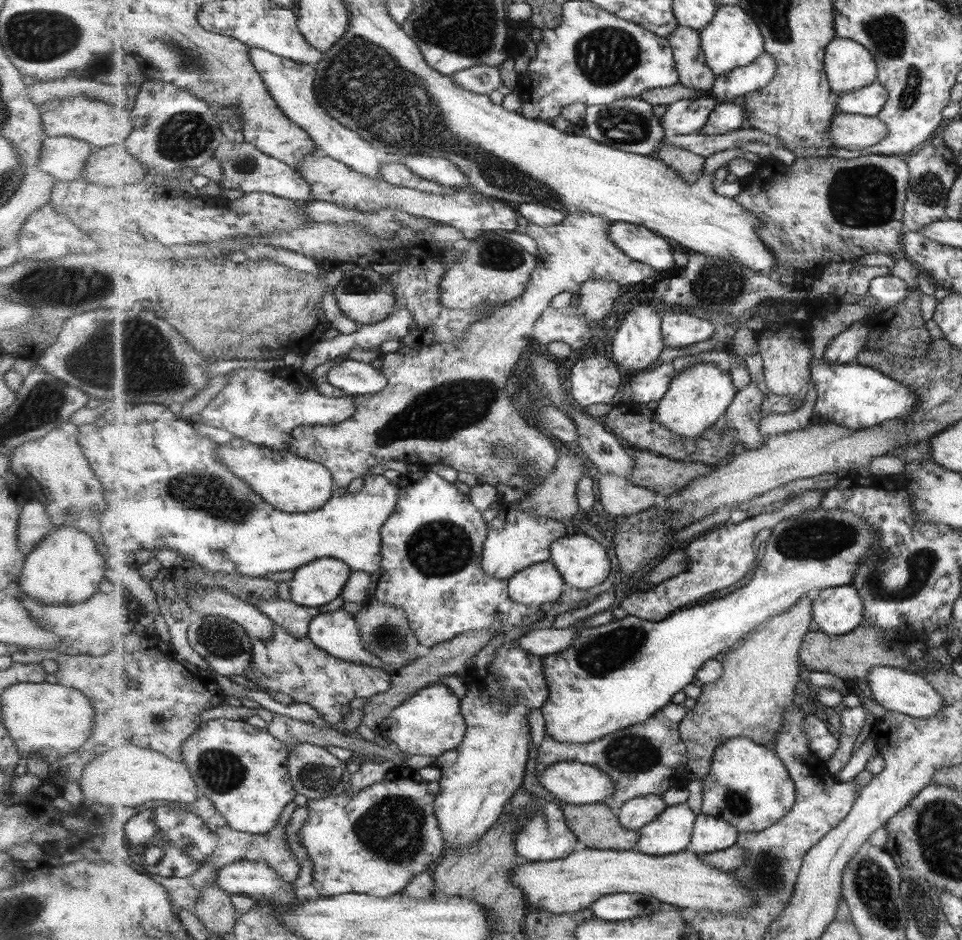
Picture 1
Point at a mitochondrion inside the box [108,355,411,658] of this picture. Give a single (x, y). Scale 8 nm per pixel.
(211, 494)

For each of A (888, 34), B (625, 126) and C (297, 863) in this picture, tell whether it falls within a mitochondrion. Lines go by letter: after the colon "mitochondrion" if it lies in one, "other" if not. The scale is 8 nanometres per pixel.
A: mitochondrion
B: mitochondrion
C: other

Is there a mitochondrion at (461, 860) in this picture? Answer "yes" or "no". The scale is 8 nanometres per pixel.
no

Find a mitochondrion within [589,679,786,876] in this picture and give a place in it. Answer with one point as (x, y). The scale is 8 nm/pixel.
(632, 754)

